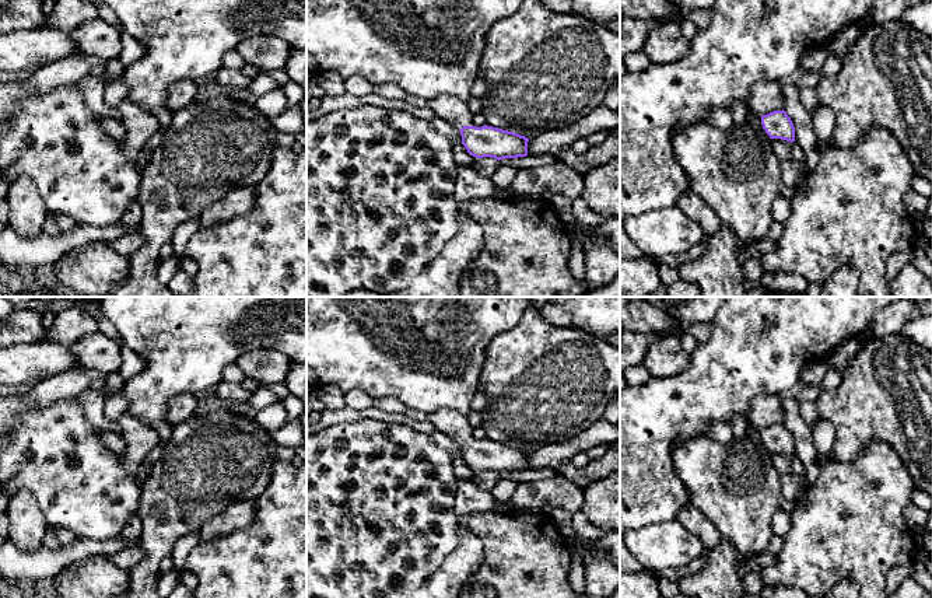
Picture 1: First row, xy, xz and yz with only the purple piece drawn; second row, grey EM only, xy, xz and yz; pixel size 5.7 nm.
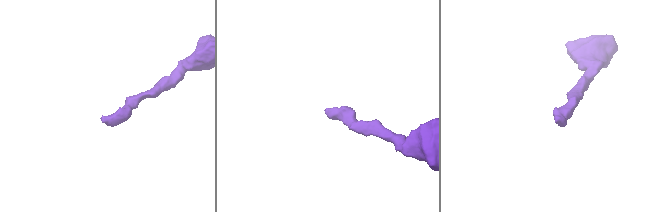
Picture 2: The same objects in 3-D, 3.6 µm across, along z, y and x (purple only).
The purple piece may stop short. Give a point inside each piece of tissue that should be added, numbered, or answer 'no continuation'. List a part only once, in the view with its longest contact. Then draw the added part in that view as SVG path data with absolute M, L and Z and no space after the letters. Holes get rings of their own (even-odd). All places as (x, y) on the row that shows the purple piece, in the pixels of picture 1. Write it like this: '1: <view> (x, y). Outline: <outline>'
1: xz (454, 111). Outline: M437 97L428 99L428 106L435 112L437 118L460 130L463 126L473 126L472 113L467 104L455 97Z

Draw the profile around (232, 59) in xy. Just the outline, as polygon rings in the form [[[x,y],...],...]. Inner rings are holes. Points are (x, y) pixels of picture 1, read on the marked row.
[[[231,50],[224,57],[224,67],[230,67],[234,70],[242,70],[245,66],[243,59],[236,50]]]

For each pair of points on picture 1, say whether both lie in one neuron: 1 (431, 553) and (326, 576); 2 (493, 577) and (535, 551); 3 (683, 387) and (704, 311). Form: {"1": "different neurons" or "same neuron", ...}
{"1": "same neuron", "2": "same neuron", "3": "different neurons"}

